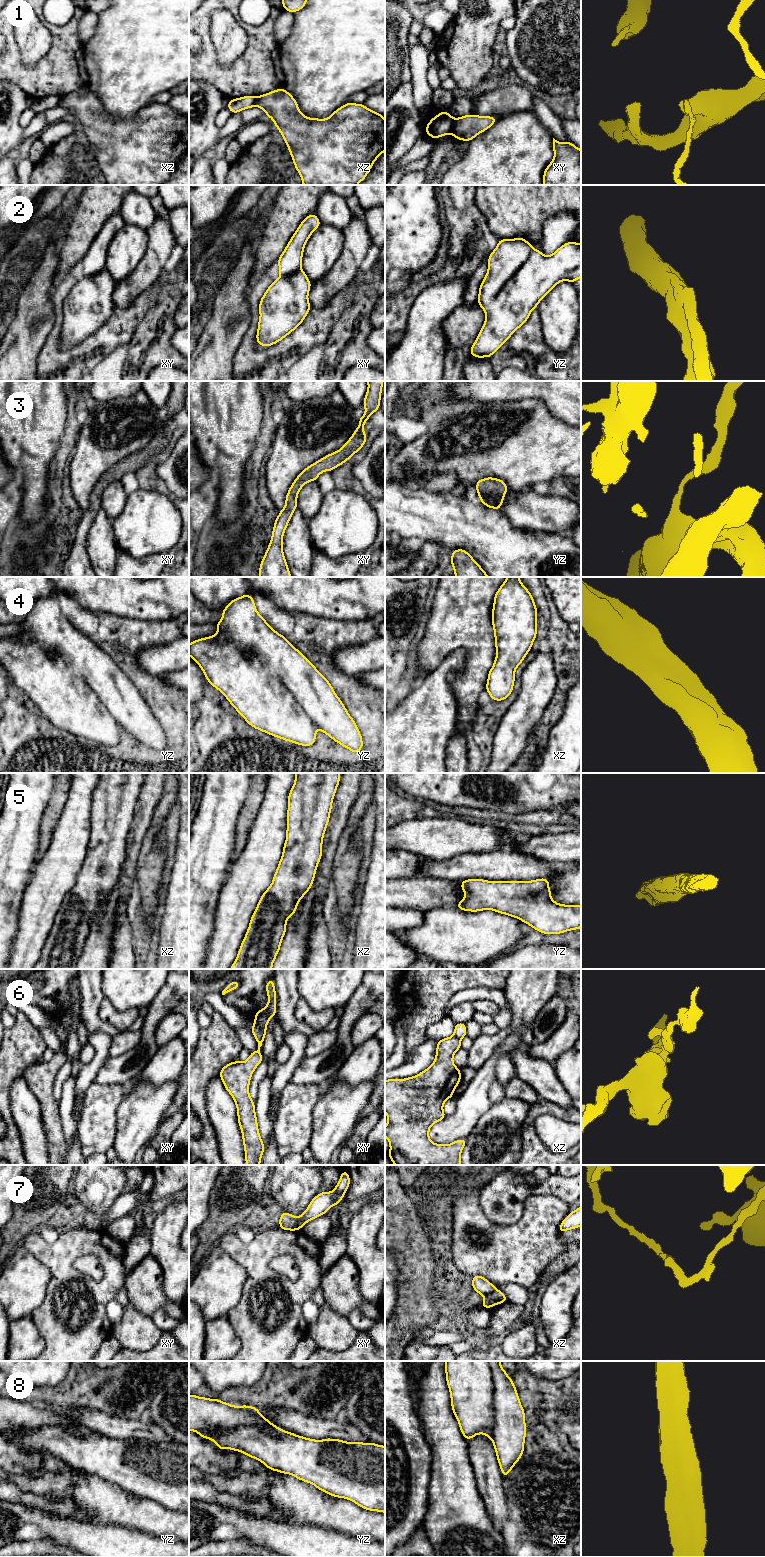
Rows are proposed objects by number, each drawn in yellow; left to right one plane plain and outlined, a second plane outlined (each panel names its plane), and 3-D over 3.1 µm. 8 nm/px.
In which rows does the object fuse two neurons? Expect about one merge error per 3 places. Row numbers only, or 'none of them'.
1, 6, 7

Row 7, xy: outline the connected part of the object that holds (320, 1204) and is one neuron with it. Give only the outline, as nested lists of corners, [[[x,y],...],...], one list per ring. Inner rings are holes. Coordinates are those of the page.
[[[343,1170],[336,1187],[331,1192],[320,1192],[308,1205],[302,1215],[296,1217],[299,1230],[309,1221],[324,1215],[334,1205],[338,1205],[350,1185],[350,1176],[346,1170]]]

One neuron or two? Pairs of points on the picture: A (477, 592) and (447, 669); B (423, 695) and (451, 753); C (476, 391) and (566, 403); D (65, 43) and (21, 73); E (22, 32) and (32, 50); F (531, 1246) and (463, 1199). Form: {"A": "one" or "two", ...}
{"A": "two", "B": "two", "C": "one", "D": "one", "E": "one", "F": "one"}

